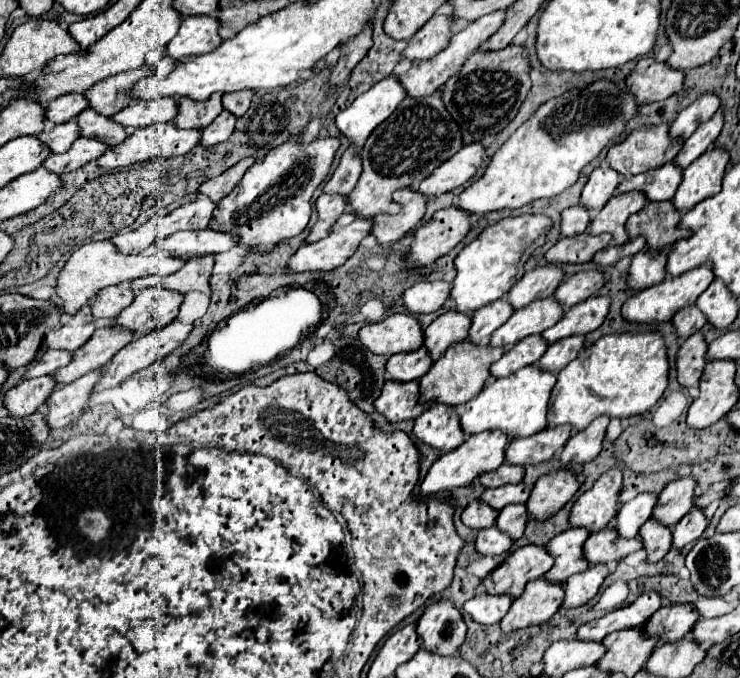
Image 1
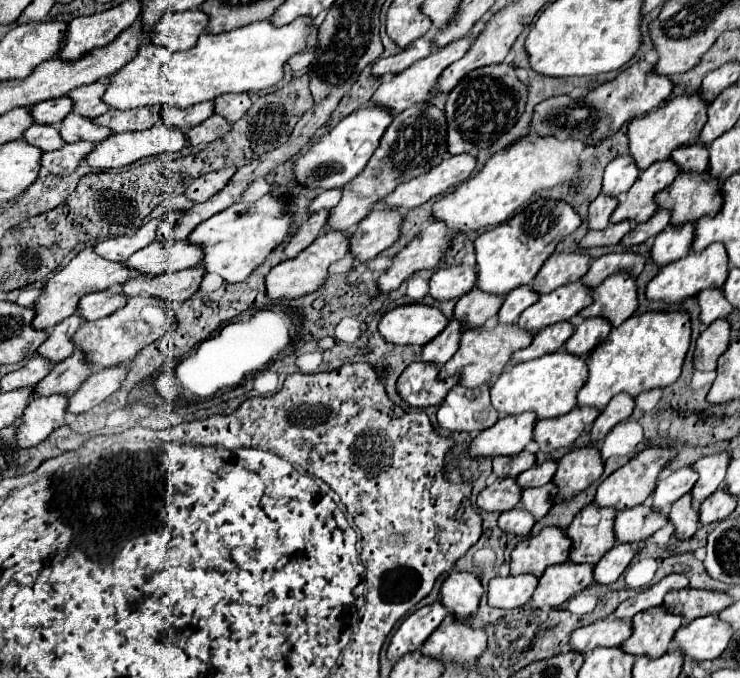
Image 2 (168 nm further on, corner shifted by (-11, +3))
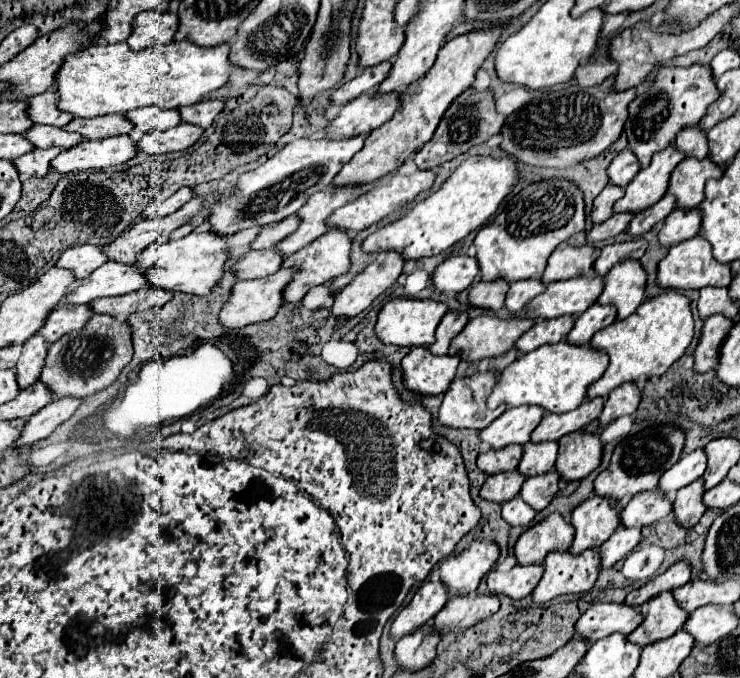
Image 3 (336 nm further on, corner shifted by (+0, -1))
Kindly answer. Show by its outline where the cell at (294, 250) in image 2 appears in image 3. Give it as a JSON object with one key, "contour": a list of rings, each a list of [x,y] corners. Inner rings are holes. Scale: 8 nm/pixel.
{"contour":[[[276,248],[270,250],[250,250],[246,252],[234,266],[232,272],[238,280],[252,280],[262,278],[268,274],[274,274],[278,268],[282,268],[282,256]]]}

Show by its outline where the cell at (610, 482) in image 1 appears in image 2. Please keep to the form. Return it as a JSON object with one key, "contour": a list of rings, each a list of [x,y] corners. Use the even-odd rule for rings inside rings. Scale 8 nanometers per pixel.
{"contour":[[[647,448],[647,450],[639,452],[623,468],[615,470],[609,478],[605,478],[601,482],[601,486],[597,488],[595,504],[599,508],[613,508],[615,512],[621,512],[625,508],[633,508],[633,506],[643,504],[651,496],[651,492],[655,488],[655,478],[665,468],[665,464],[673,458],[673,454],[675,454],[675,450],[665,450],[665,448]]]}

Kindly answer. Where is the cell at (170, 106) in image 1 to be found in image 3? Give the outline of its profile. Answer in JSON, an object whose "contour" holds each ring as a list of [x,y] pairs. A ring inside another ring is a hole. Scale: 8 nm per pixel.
{"contour":[[[112,114],[112,116],[96,116],[96,118],[74,118],[64,128],[68,132],[78,132],[88,140],[96,140],[96,138],[128,134],[134,128],[134,124],[124,114]]]}

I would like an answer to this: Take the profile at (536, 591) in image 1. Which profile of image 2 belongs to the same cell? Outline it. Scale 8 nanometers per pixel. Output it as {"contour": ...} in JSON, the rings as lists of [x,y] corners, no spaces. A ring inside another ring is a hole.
{"contour":[[[563,562],[557,566],[549,566],[545,574],[539,578],[535,594],[531,598],[531,608],[557,608],[563,602],[571,600],[575,594],[585,590],[593,582],[593,566],[591,564],[573,564]]]}

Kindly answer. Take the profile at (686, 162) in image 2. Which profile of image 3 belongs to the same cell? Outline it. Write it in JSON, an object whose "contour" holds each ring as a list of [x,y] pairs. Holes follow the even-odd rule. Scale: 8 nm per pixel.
{"contour":[[[700,126],[682,128],[682,132],[678,132],[678,136],[676,136],[674,146],[678,150],[682,150],[684,154],[700,158],[700,160],[708,156],[708,138]]]}

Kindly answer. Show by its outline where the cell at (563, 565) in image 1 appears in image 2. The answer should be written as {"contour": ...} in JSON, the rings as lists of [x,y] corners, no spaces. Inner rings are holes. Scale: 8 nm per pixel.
{"contour":[[[593,504],[583,508],[567,528],[567,536],[573,542],[569,560],[575,564],[597,564],[615,544],[613,518],[615,512],[611,508],[595,508]]]}

